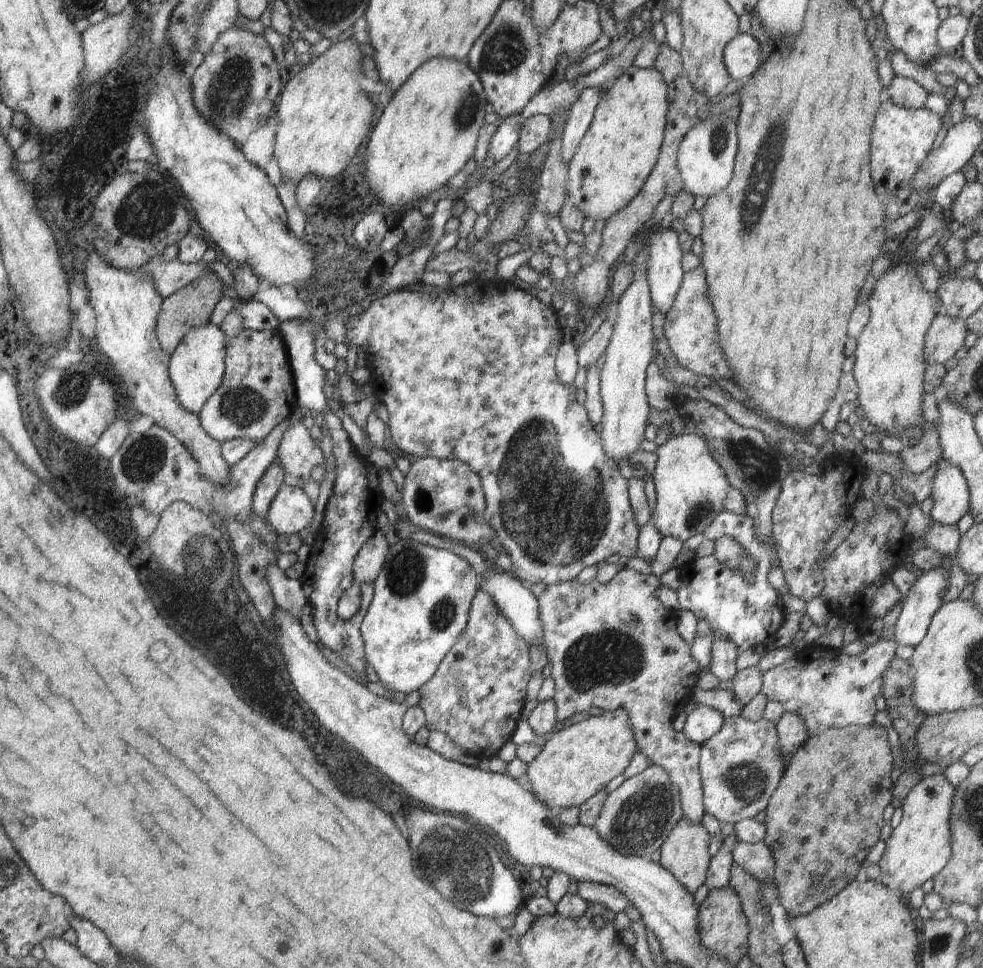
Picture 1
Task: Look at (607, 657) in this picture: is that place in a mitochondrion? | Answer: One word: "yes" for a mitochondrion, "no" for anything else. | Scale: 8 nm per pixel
yes

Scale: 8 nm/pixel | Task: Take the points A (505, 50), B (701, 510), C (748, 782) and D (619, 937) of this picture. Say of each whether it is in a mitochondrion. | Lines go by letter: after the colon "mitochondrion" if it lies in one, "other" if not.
A: mitochondrion
B: mitochondrion
C: mitochondrion
D: other

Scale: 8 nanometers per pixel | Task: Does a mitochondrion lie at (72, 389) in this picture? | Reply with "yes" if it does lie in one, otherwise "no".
yes

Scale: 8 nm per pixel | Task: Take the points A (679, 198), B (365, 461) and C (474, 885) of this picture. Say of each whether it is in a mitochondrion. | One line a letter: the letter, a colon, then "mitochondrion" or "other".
A: other
B: other
C: mitochondrion

